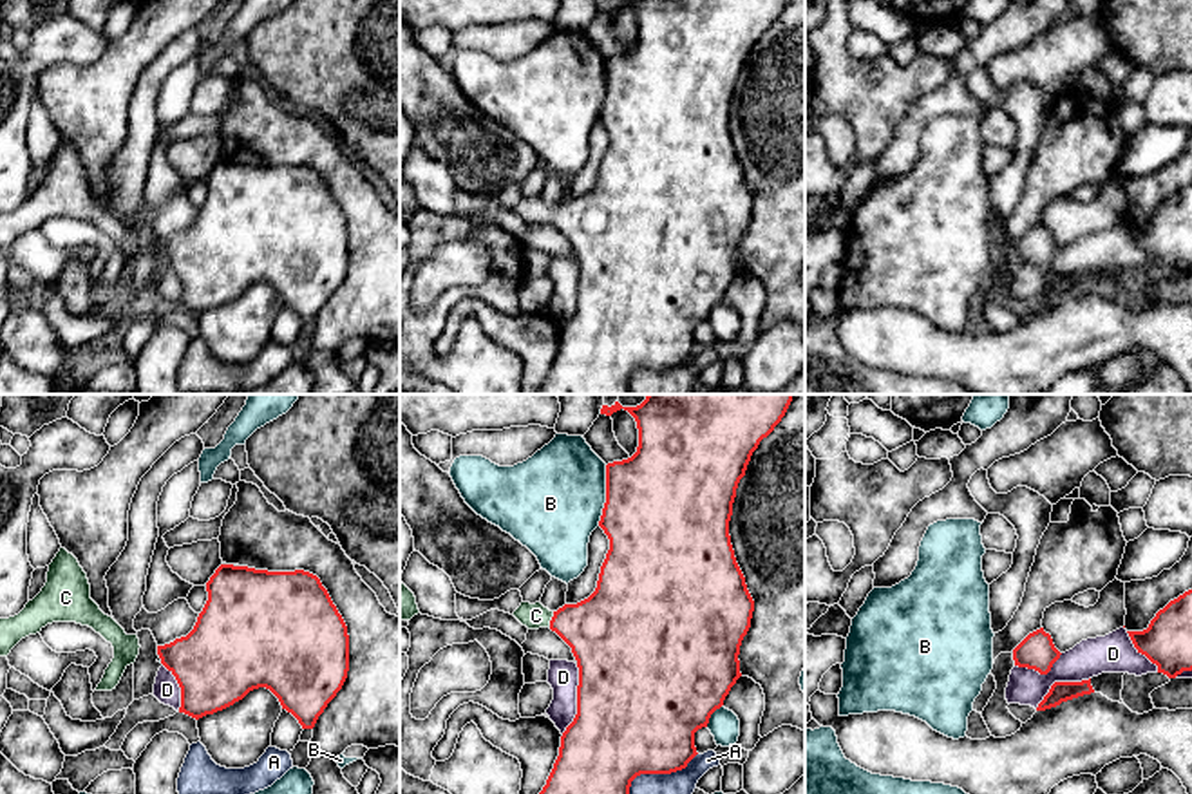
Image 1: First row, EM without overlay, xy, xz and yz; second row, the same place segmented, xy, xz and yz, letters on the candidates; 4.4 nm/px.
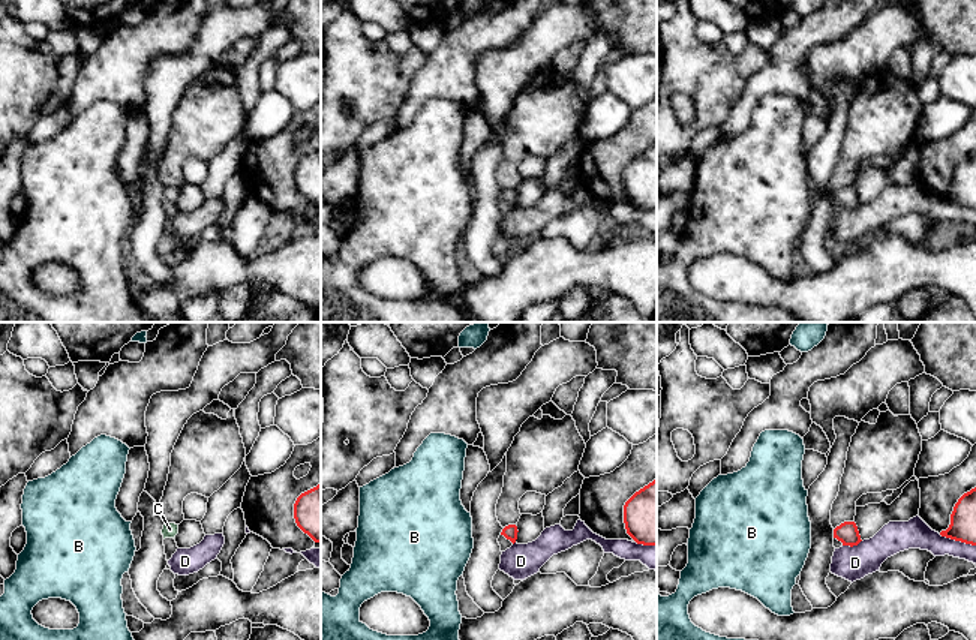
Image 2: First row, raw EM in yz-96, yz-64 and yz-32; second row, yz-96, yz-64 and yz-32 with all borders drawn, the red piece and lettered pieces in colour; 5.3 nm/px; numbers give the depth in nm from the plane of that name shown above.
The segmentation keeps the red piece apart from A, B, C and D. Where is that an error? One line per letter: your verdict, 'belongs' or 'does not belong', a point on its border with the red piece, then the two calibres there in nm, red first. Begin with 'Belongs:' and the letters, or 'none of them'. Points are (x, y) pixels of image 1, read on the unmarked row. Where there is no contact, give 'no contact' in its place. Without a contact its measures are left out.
Belongs: C
A: does not belong; contact xz (657, 368); calibres 480 and 220 nm
B: does not belong; contact xz (606, 91); calibres 500 and 440 nm
C: belongs; contact xz (552, 214); calibres 360 and 110 nm
D: does not belong; contact xz (577, 293); calibres 500 and 140 nm

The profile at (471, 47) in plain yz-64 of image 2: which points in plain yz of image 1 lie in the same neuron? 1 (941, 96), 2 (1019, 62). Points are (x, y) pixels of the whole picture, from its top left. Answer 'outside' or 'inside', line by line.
1: inside
2: outside

